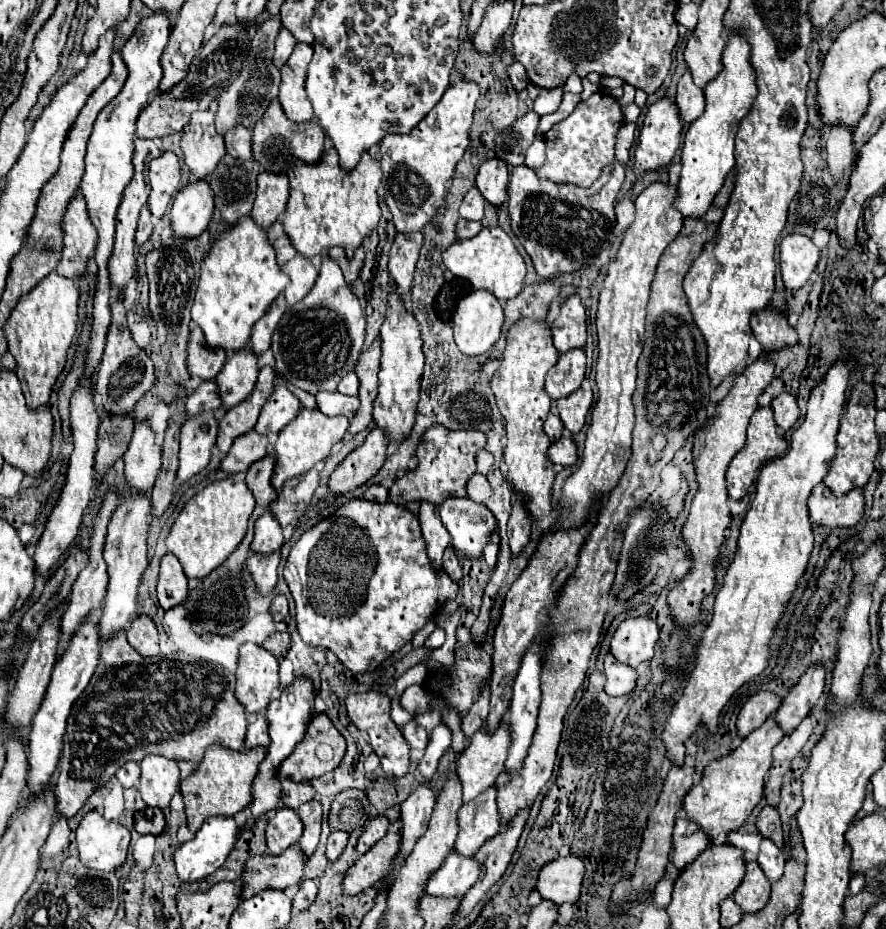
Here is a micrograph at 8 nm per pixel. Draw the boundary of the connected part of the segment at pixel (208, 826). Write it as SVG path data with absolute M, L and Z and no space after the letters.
M218 816L208 818L202 824L202 828L196 832L196 836L190 842L182 844L182 848L176 850L174 862L176 862L178 878L184 882L196 882L200 878L206 878L208 874L216 872L224 864L228 854L236 848L240 834L242 834L242 828L238 826L238 822L234 818L218 818Z

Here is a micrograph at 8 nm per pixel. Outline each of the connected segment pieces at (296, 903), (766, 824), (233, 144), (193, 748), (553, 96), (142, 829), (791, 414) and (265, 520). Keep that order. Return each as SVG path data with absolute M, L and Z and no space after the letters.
M304 880L304 882L300 882L300 888L298 888L298 892L296 892L294 900L292 900L292 906L294 906L296 910L306 910L306 908L314 902L316 892L318 892L318 886L316 886L314 880Z
M766 806L766 808L758 814L758 818L756 818L756 826L758 826L758 832L760 832L764 838L772 840L778 848L784 848L784 844L786 844L786 842L784 842L784 830L782 830L780 814L778 814L776 808Z
M234 126L224 136L226 150L232 158L238 160L250 160L252 158L252 132L244 126Z
M124 632L112 636L102 644L96 672L68 718L68 728L64 734L64 762L60 760L58 774L52 780L56 796L56 818L74 818L76 812L94 794L94 790L100 788L102 782L108 782L126 760L140 762L148 754L158 754L170 760L190 760L198 764L202 762L204 750L210 744L242 750L248 720L244 706L238 702L238 698L234 698L234 686L236 676L218 662L196 656L192 652L144 658L128 644Z
M554 88L554 90L542 90L540 96L534 100L534 112L544 116L544 114L552 114L554 110L558 110L558 102L562 98L564 90L562 88Z
M144 808L134 816L134 828L138 834L158 836L164 830L164 814L158 808Z
M782 392L780 396L776 396L772 400L772 410L774 410L774 420L778 424L778 428L782 428L784 432L788 428L792 428L800 416L800 410L798 410L798 404L796 404L796 398L788 392Z
M266 512L254 524L254 540L250 544L250 552L254 552L254 554L272 554L282 544L284 544L282 528L276 522L276 518L270 512Z

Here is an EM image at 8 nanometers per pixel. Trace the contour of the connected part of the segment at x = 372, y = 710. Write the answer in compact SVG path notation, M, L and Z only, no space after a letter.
M366 692L366 694L350 694L346 698L346 710L350 720L356 724L356 728L368 732L370 746L380 758L380 766L388 776L404 776L410 766L410 746L406 744L402 730L392 722L390 718L390 698L382 692Z

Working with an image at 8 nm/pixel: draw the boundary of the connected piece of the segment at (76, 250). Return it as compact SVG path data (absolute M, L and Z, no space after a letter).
M82 196L70 200L64 222L64 246L62 246L62 260L56 272L64 278L80 280L86 276L86 262L92 258L98 242L98 232L90 222L90 214L86 214L86 202Z

